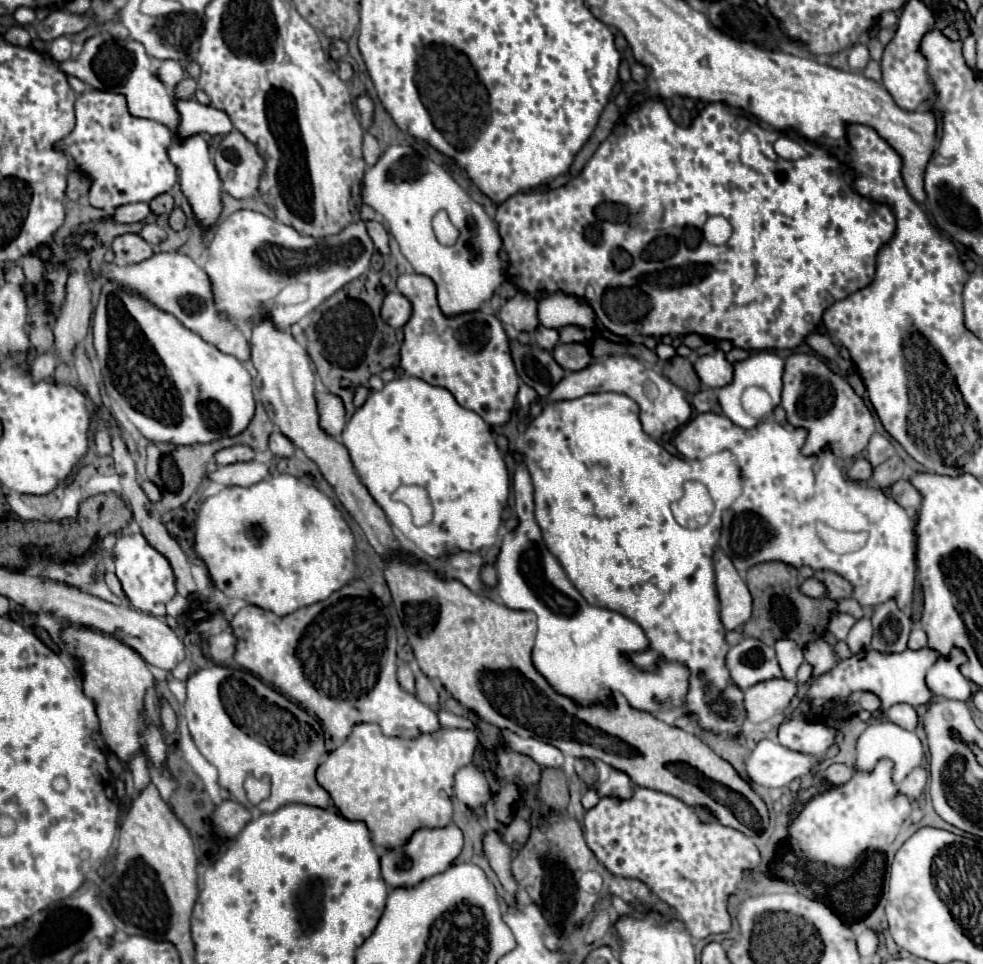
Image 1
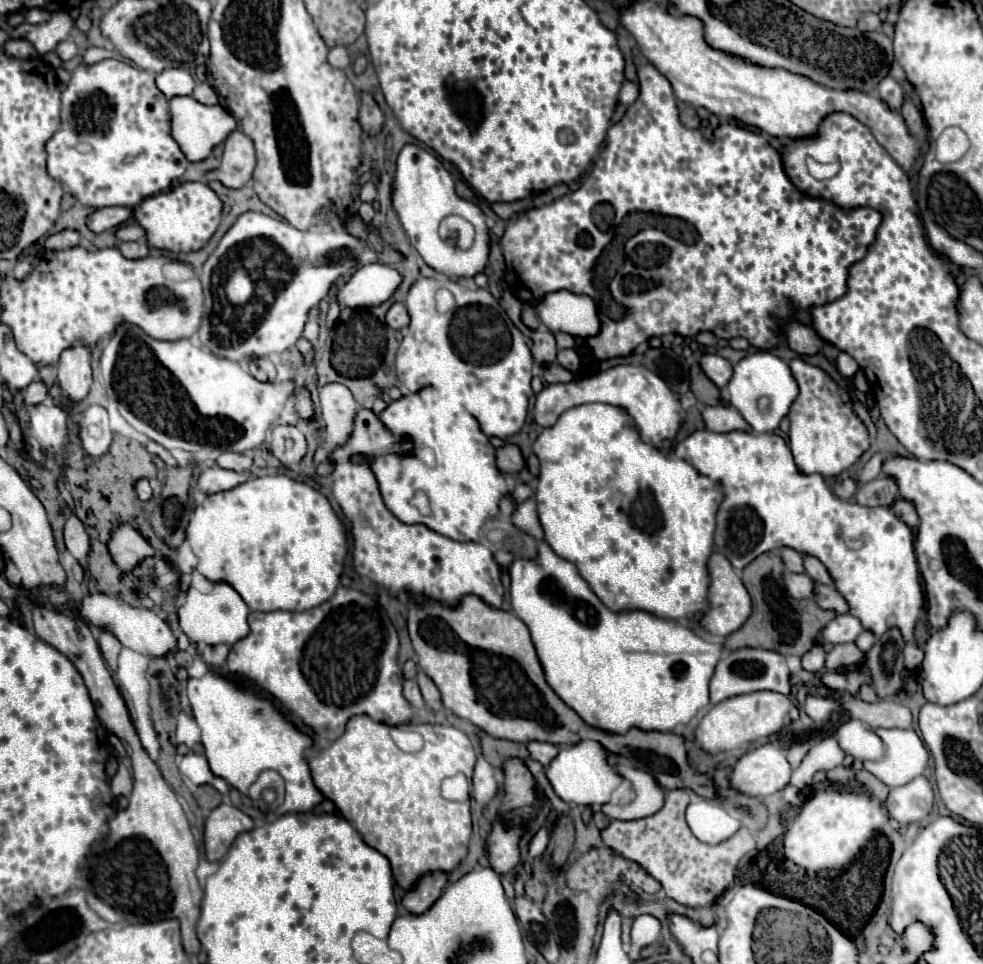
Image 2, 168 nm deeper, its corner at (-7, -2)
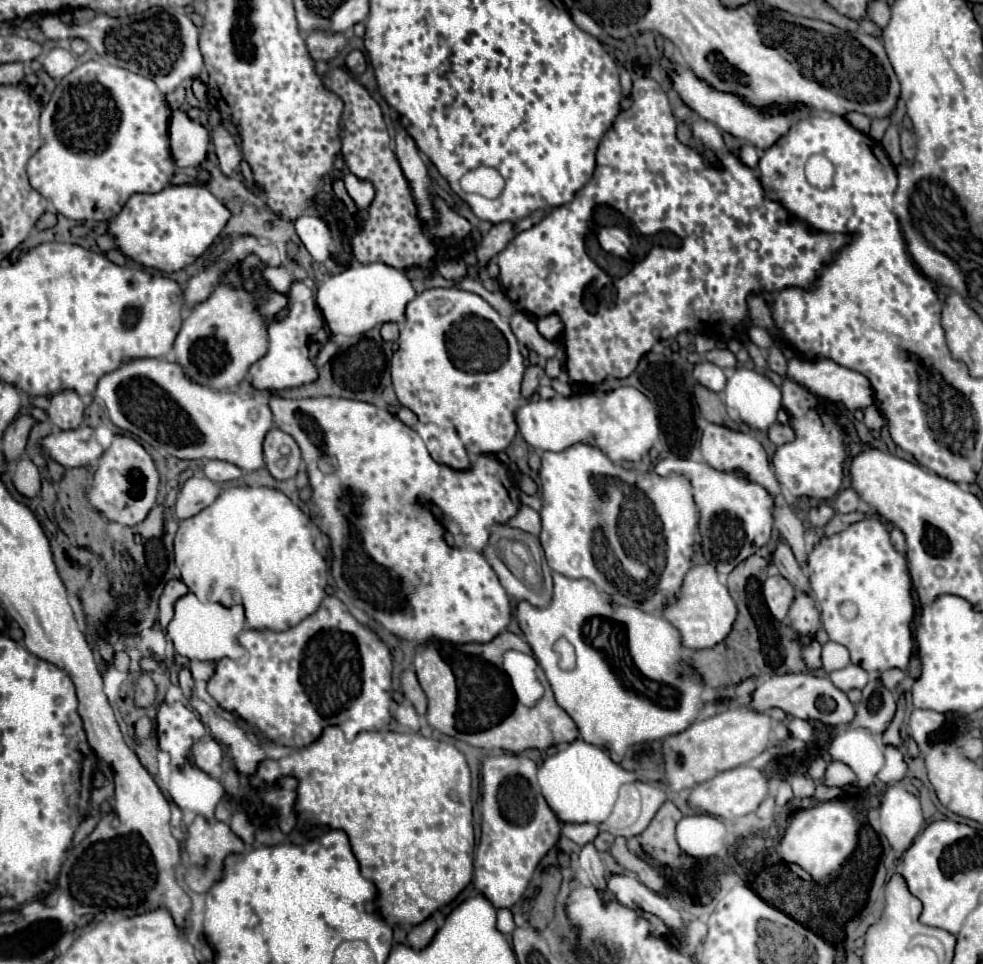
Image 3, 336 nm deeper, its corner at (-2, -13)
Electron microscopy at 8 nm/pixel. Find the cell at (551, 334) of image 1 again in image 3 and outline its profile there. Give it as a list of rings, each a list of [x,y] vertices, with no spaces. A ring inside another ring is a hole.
[[[532,365],[526,369],[524,373],[524,379],[522,379],[522,397],[532,397],[538,383],[540,383],[540,377],[544,377],[544,369],[538,367],[538,365]]]

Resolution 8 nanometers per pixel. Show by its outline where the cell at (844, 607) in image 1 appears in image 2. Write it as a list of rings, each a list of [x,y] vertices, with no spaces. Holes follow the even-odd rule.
[[[815,584],[815,602],[825,610],[835,610],[837,614],[847,614],[849,612],[847,600],[833,586]]]

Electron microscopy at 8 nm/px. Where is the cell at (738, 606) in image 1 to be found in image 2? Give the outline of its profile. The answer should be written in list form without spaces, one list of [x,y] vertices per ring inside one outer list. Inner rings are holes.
[[[711,554],[709,558],[709,574],[711,574],[711,586],[709,586],[709,612],[701,618],[701,626],[709,632],[709,634],[719,634],[719,636],[729,636],[731,632],[739,630],[745,620],[749,618],[751,614],[751,598],[749,598],[749,592],[745,590],[741,578],[735,574],[731,562],[723,556],[723,554]]]

